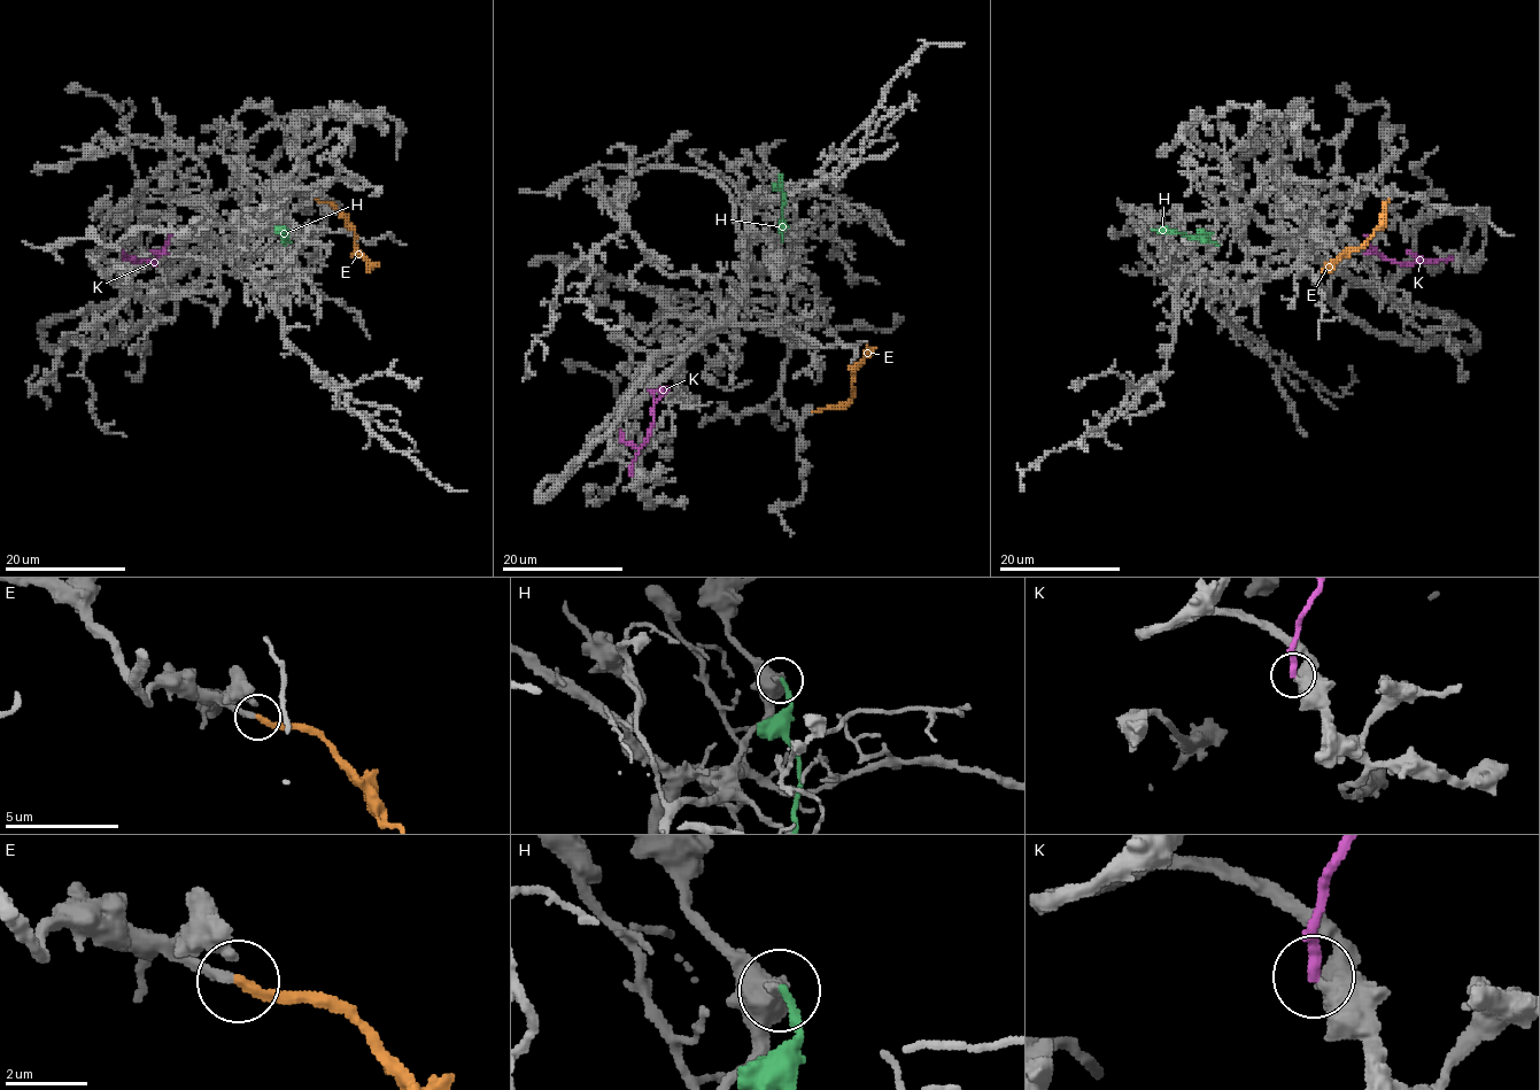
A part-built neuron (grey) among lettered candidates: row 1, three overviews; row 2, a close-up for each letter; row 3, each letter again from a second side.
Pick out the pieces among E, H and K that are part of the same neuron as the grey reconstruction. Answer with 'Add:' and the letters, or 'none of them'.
Add: E

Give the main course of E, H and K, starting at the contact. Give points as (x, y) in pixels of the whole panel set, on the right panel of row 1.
E: (1390, 200), (1385, 205), (1383, 223), (1371, 236), (1359, 248), (1347, 249), (1323, 271)
H: (1151, 229), (1207, 236), (1217, 245)
K: (1453, 259), (1400, 263), (1383, 259), (1366, 234)

